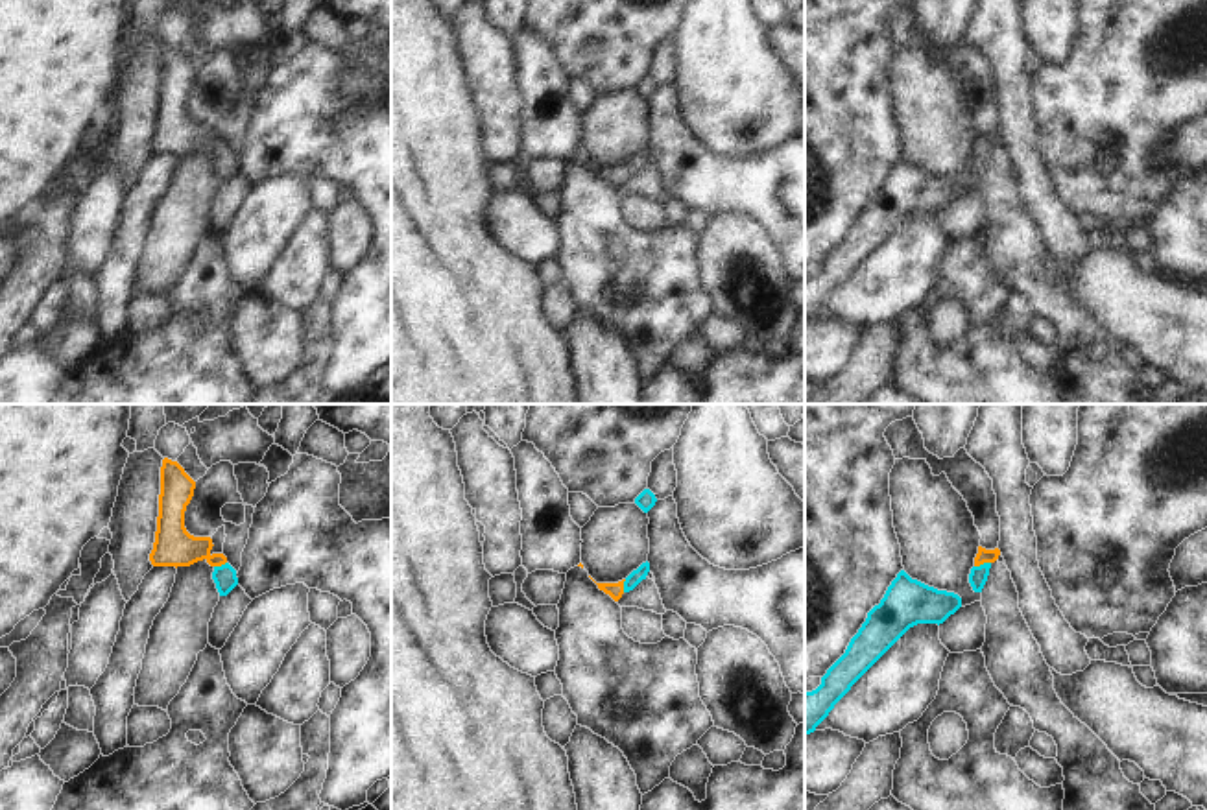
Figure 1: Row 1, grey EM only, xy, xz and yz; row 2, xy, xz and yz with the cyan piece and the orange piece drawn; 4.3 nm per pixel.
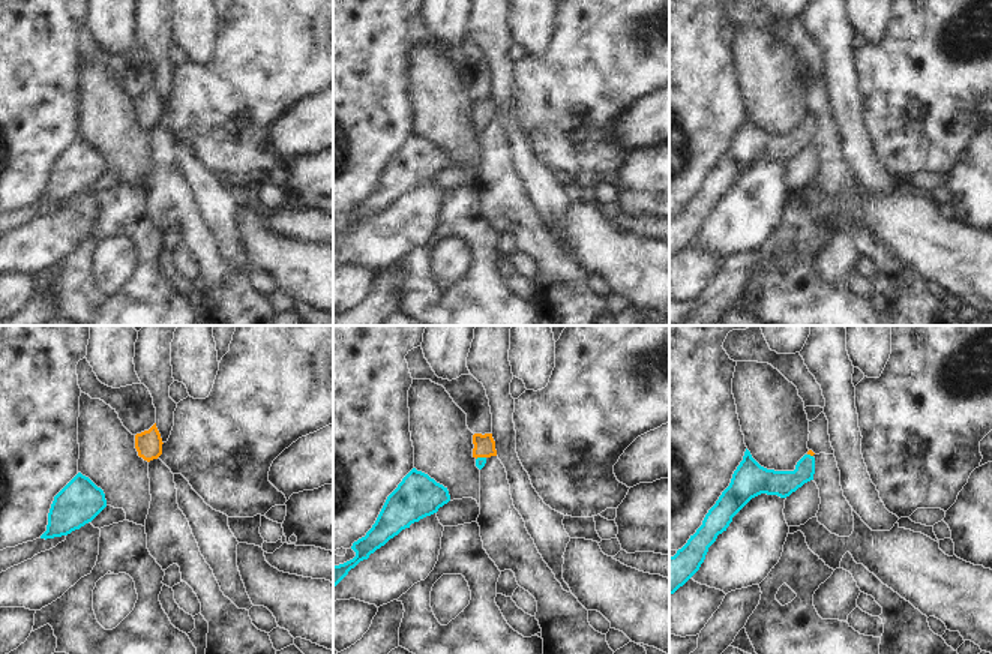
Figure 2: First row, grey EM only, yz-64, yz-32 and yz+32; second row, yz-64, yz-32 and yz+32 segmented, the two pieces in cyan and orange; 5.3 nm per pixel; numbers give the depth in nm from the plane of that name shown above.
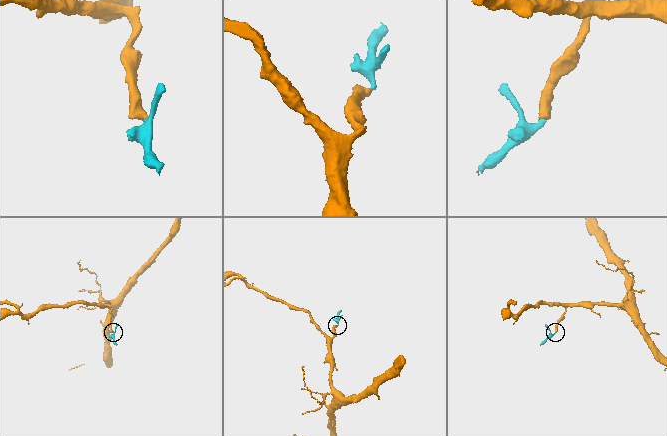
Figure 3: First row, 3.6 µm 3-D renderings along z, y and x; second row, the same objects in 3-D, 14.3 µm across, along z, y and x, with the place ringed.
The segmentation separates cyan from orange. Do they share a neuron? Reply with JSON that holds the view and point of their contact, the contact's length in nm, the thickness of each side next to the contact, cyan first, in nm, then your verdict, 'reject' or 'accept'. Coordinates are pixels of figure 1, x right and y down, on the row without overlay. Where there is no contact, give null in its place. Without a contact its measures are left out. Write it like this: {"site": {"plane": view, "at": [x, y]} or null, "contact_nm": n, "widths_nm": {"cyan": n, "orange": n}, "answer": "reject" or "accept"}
{"site": {"plane": "yz", "at": [984, 150]}, "contact_nm": 80, "widths_nm": {"cyan": 80, "orange": 60}, "answer": "accept"}

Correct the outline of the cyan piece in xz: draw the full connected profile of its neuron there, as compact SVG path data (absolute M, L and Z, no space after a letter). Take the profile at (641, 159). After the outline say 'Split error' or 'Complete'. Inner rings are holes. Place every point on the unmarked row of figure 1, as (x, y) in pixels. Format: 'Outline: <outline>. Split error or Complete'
Outline: M642 149L637 157L633 157L626 166L618 170L596 170L600 177L609 181L615 188L622 185L624 179L633 177L642 166L646 166L650 159L650 149Z. Split error

